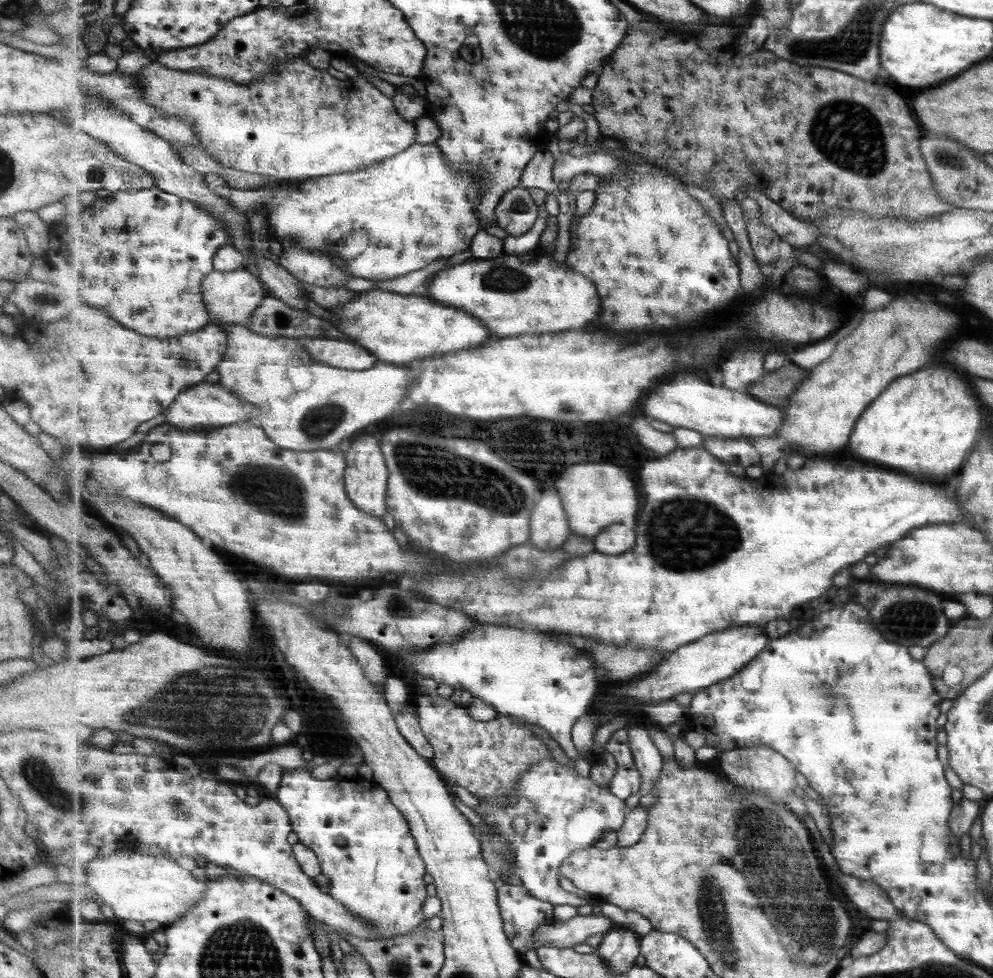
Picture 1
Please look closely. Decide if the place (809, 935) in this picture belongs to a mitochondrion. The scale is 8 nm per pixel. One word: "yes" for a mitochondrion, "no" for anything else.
yes

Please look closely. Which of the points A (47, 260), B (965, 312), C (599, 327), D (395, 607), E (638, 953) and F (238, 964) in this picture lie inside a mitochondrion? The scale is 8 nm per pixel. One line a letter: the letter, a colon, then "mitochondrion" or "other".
A: other
B: other
C: other
D: mitochondrion
E: other
F: mitochondrion

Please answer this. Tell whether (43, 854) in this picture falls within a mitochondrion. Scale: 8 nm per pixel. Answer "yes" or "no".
no

